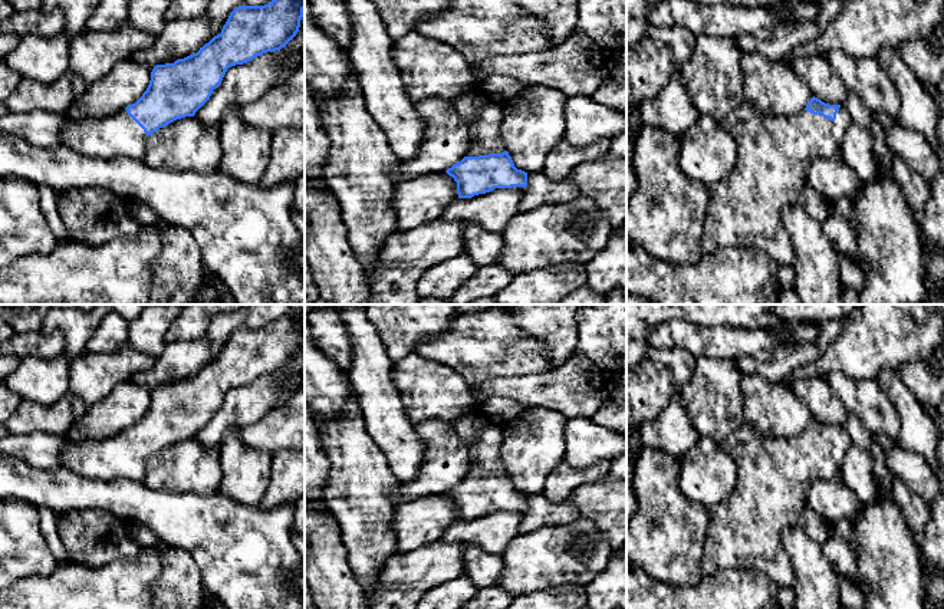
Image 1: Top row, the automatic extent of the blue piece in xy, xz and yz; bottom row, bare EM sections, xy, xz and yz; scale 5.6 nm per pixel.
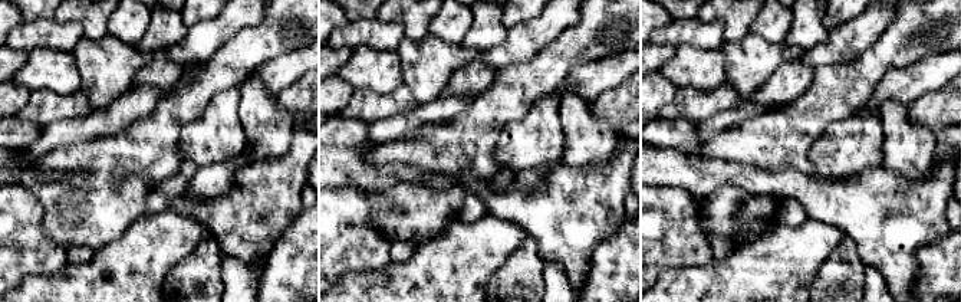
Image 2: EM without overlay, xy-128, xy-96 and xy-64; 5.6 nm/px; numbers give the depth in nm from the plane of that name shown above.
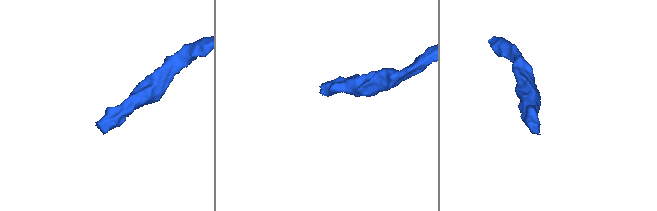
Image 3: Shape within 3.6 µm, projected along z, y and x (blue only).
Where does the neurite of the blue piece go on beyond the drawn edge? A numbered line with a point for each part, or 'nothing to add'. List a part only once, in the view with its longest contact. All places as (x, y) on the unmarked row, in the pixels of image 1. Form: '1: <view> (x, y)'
1: yz (744, 533)

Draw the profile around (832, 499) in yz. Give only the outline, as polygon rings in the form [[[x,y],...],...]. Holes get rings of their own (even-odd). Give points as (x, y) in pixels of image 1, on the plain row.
[[[838,477],[820,480],[808,491],[808,506],[829,524],[859,519],[859,497]]]

